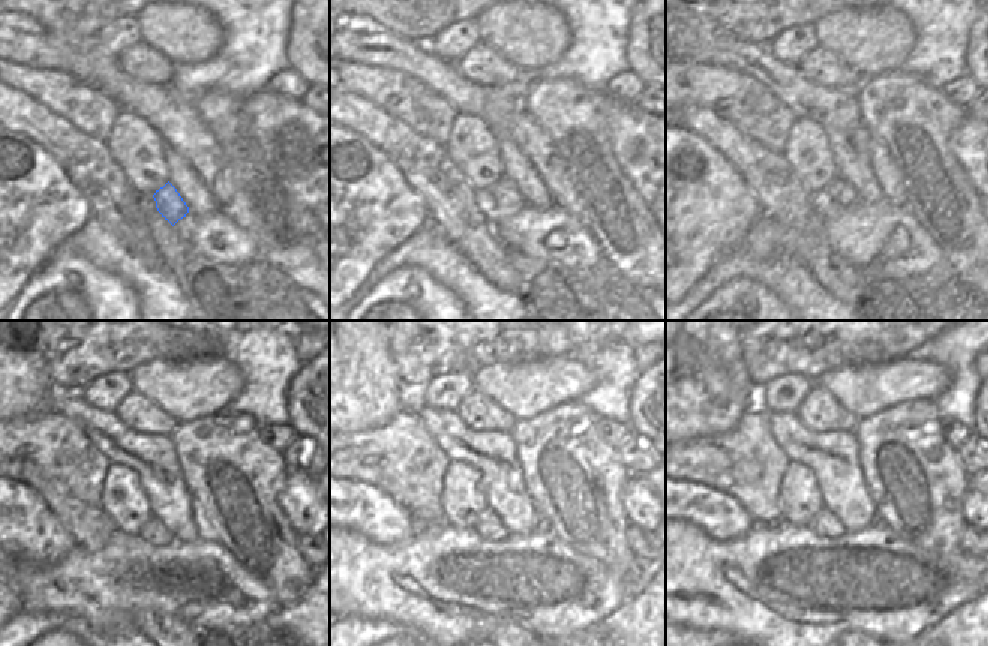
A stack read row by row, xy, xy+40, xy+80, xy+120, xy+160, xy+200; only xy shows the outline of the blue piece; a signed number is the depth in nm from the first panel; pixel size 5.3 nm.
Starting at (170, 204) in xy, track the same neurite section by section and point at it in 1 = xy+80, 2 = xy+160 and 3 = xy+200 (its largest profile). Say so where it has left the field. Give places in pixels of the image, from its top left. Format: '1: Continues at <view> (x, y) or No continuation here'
1: Continues at xy+80 (841, 192)
2: Continues at xy+160 (489, 526)
3: Continues at xy+200 (825, 525).

